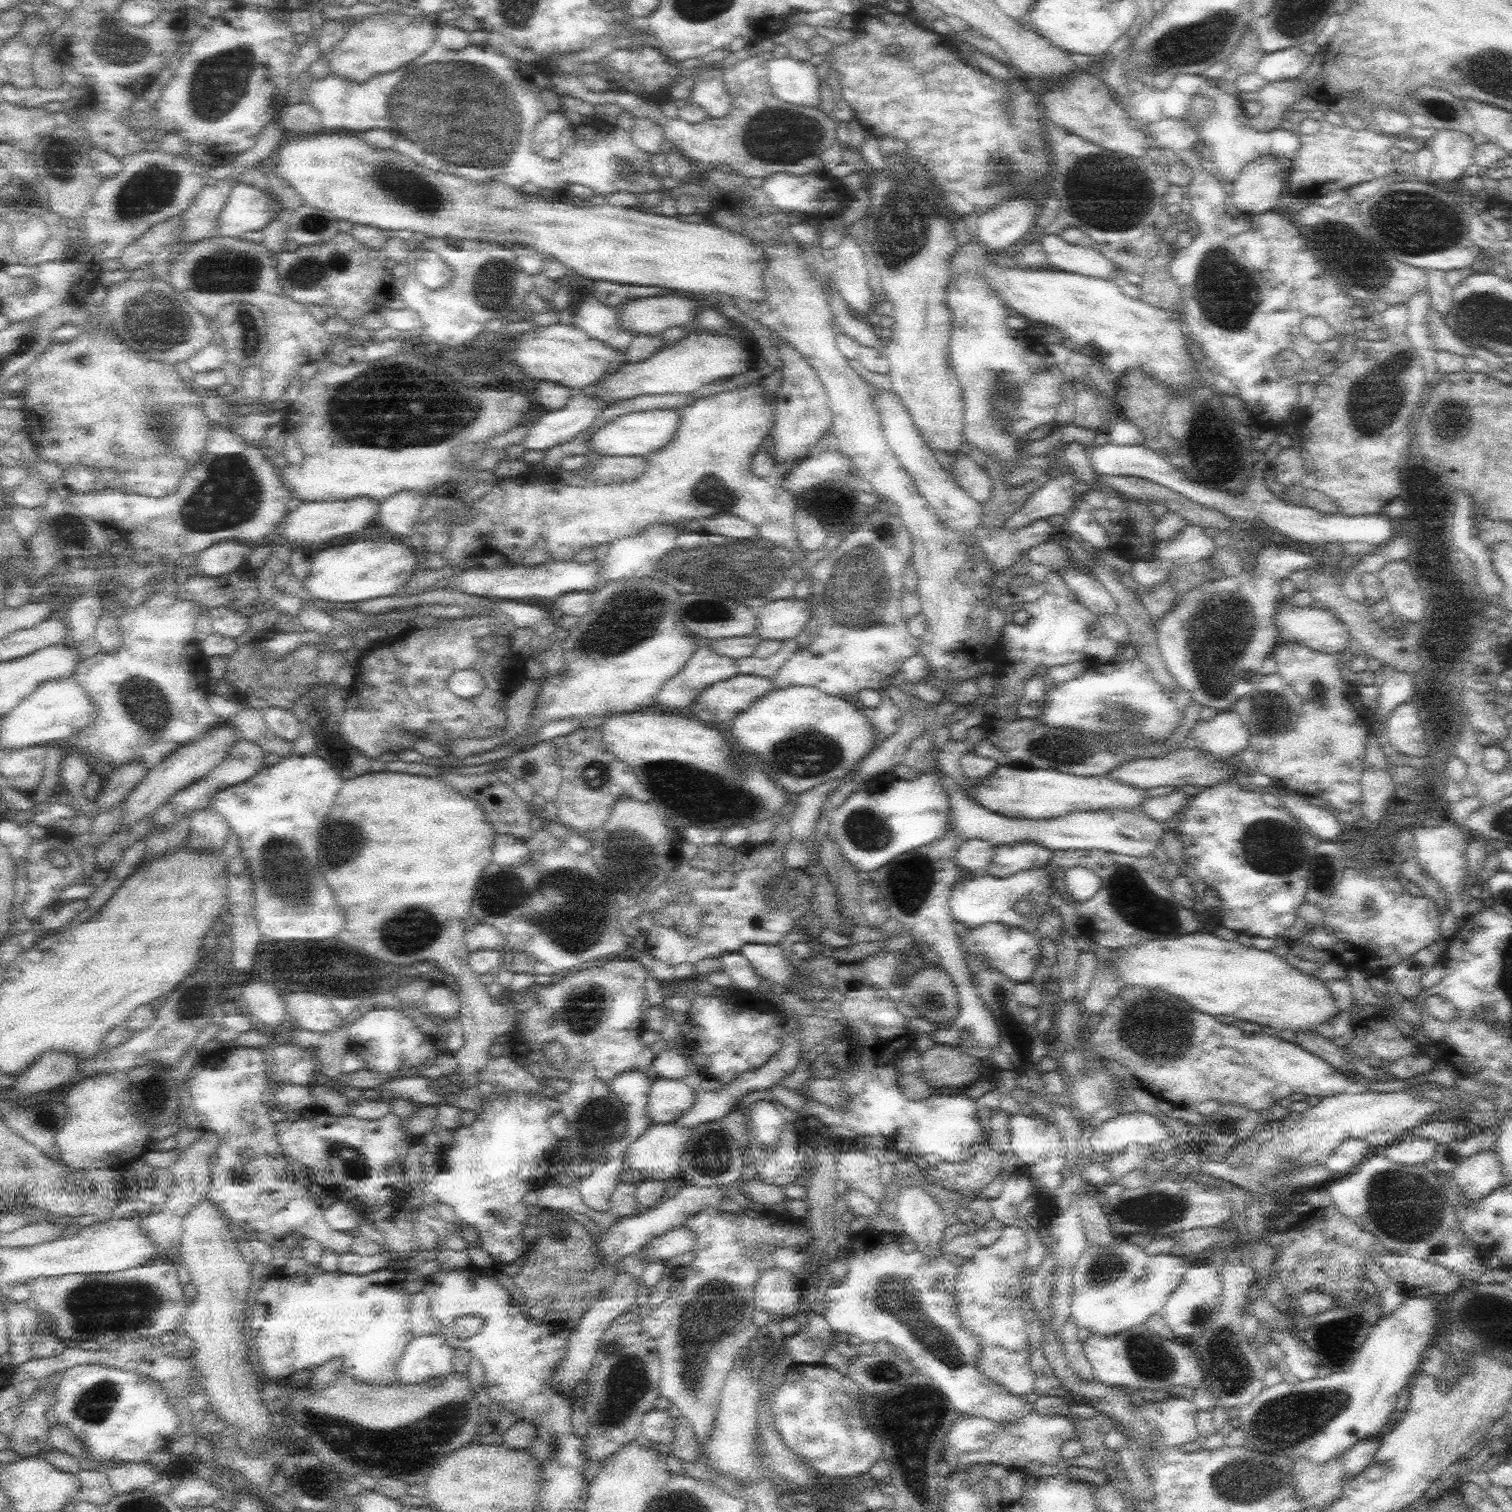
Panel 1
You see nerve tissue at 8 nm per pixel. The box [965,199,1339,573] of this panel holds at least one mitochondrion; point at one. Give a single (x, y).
(1230, 296)

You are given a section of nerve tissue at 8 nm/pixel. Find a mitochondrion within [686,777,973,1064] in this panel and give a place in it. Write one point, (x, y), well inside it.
(774, 892)

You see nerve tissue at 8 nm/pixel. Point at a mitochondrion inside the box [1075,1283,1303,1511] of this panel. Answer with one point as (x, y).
(1247, 1479)

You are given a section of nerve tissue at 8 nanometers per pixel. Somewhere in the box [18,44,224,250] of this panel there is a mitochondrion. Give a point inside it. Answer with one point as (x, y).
(137, 199)

